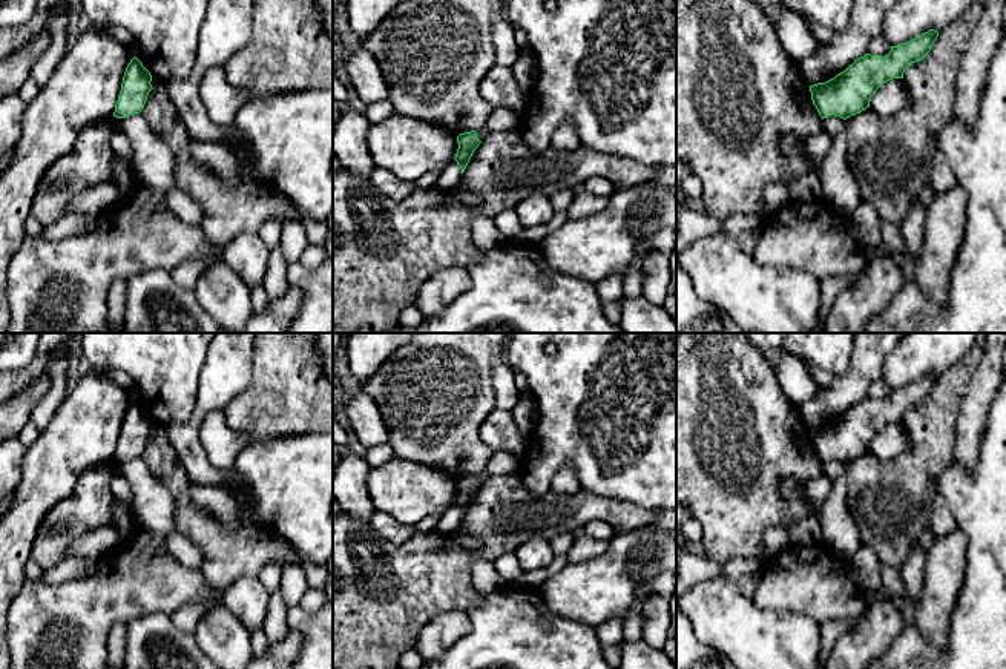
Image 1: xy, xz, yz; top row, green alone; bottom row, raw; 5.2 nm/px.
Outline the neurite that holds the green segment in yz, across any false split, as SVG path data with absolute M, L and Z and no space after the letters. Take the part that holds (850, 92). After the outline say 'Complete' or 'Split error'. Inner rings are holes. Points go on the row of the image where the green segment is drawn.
M929 29L928 32L897 46L891 46L888 55L871 55L865 54L850 64L843 72L837 74L834 78L810 86L811 100L816 106L819 115L824 118L834 115L843 120L851 115L860 114L870 107L871 97L876 91L886 81L893 78L903 78L903 72L908 66L916 61L920 61L931 51L934 41L937 40L939 32Z. Complete

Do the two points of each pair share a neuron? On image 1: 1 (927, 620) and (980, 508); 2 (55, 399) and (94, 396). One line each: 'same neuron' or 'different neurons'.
1: different neurons
2: different neurons

